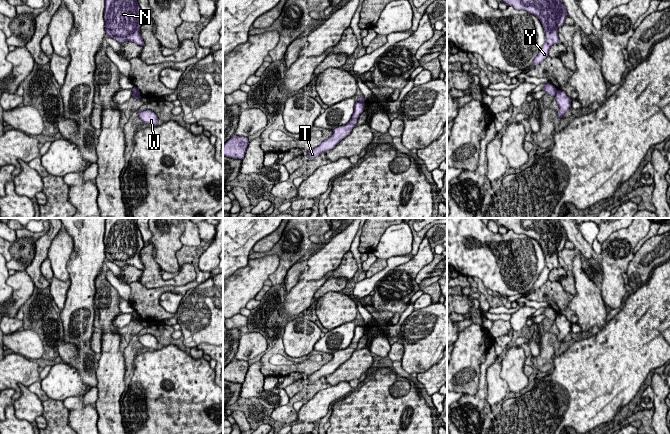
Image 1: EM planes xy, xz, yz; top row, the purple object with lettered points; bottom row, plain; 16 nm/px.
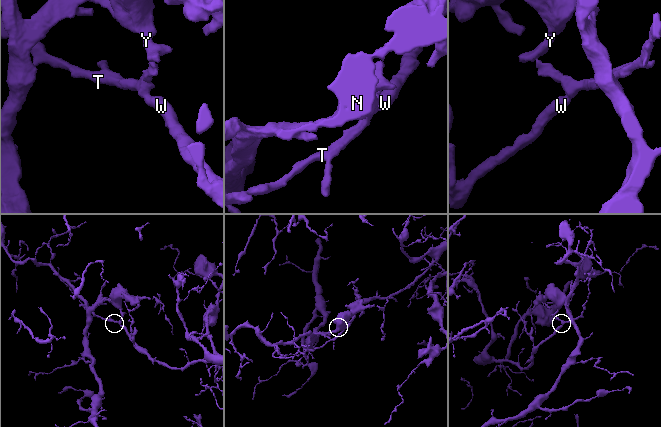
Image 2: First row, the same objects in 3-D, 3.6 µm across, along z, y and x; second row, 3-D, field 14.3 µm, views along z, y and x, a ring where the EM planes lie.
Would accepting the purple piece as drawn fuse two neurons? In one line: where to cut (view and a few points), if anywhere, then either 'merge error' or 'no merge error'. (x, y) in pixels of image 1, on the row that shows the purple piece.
cut in yz along (557, 90), (554, 95); merge error

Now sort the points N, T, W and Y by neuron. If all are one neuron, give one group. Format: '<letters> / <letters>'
N Y / T W

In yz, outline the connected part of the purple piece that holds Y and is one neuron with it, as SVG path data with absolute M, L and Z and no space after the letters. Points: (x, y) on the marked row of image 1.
M499 0L516 10L525 10L536 16L544 28L546 42L533 61L533 65L540 64L554 44L559 43L558 28L565 24L568 15L566 6L561 0Z

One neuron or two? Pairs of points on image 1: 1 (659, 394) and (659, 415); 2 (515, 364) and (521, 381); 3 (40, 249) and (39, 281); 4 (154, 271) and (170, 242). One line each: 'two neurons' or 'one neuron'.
1: one neuron
2: one neuron
3: one neuron
4: two neurons

